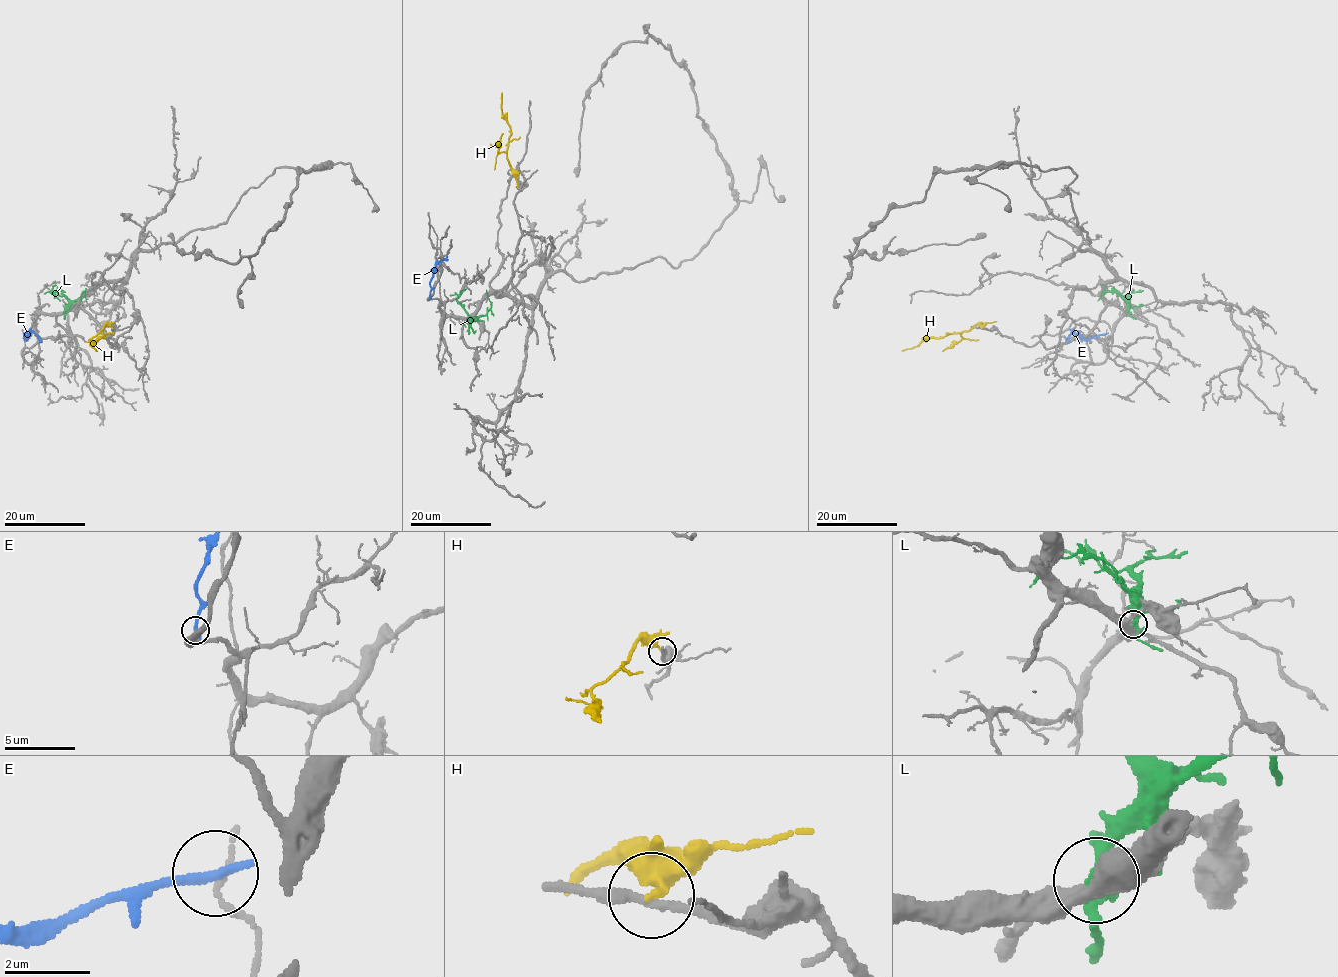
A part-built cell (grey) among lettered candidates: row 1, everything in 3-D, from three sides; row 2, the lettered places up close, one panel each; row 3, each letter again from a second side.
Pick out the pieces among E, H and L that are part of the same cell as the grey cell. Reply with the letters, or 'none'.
none

